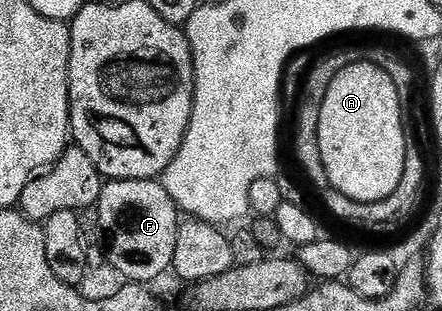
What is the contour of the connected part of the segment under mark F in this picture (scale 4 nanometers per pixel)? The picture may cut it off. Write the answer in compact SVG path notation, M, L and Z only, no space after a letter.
M127 179L126 181L106 180L101 187L101 198L96 207L99 211L100 232L107 242L108 264L111 269L125 276L129 283L153 283L156 277L167 274L173 268L175 259L175 239L179 224L179 210L171 195L160 180Z

